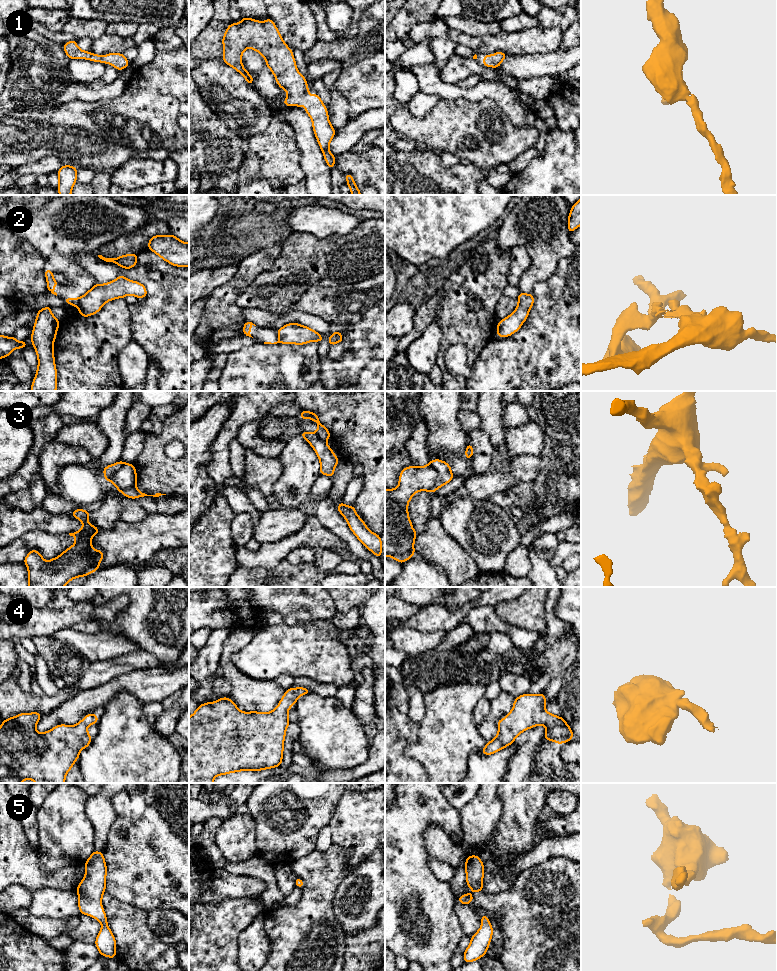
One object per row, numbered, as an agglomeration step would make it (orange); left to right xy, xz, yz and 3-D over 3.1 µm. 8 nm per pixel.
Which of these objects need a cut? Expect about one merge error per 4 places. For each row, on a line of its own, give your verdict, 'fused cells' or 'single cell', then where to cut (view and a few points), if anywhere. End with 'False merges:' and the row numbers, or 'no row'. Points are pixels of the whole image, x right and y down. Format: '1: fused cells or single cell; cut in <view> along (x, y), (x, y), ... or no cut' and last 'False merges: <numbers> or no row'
1: single cell; no cut
2: fused cells; cut in xy along (81, 297), (77, 306)
3: fused cells; cut in yz along (428, 464), (436, 473), (435, 484), (430, 491)
4: single cell; no cut
5: single cell; no cut
False merges: 2, 3

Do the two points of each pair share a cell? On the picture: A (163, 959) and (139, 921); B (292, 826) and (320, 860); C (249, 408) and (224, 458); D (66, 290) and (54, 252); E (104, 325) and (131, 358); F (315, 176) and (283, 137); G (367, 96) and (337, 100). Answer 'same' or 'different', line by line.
A: same
B: different
C: same
D: same
E: different
F: different
G: different

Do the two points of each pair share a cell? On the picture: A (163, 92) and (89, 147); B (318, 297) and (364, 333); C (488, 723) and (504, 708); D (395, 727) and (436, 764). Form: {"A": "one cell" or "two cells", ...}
{"A": "one cell", "B": "one cell", "C": "one cell", "D": "two cells"}

